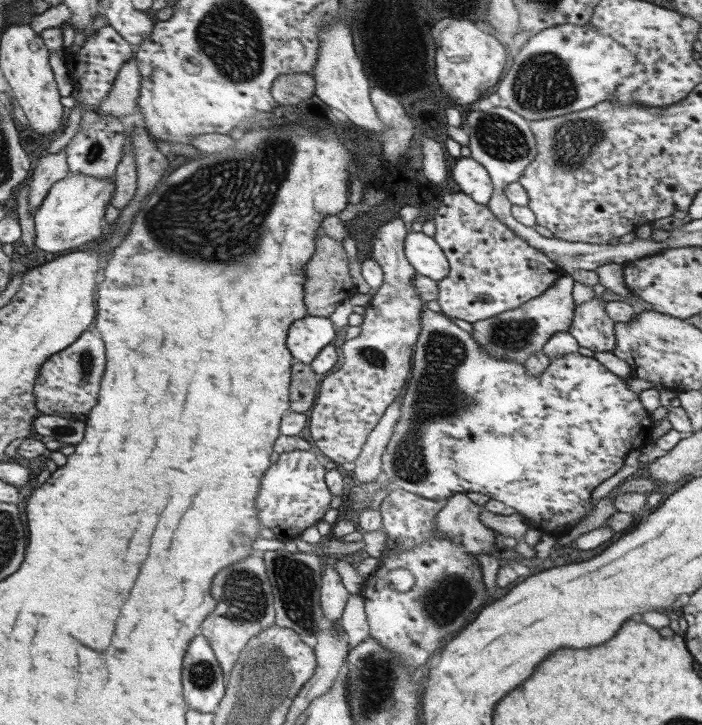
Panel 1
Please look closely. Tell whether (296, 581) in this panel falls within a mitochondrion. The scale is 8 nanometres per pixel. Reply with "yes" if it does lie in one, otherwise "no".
yes

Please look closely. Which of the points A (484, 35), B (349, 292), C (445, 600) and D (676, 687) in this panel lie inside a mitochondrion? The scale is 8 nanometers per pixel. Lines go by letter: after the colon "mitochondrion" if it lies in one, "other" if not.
A: other
B: other
C: mitochondrion
D: other

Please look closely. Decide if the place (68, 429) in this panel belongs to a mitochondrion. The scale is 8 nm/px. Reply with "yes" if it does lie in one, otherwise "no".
yes

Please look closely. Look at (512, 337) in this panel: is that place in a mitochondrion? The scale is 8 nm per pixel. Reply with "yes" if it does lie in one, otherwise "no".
yes

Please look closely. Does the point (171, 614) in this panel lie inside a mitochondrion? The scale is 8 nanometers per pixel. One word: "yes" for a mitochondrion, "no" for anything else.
no

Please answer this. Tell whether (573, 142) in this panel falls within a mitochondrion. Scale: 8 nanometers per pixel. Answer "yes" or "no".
yes

